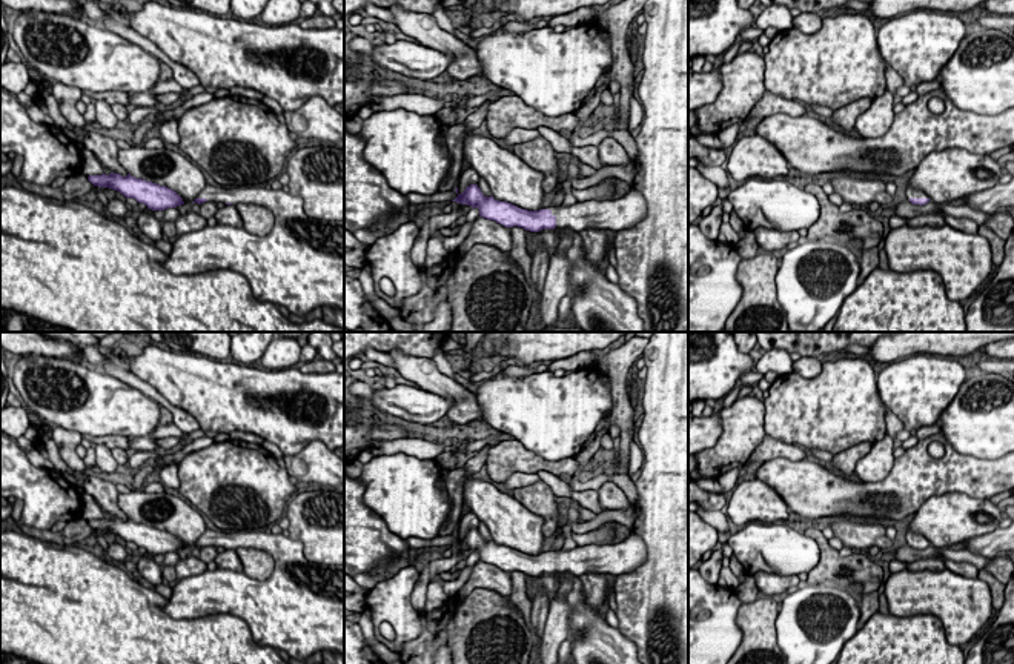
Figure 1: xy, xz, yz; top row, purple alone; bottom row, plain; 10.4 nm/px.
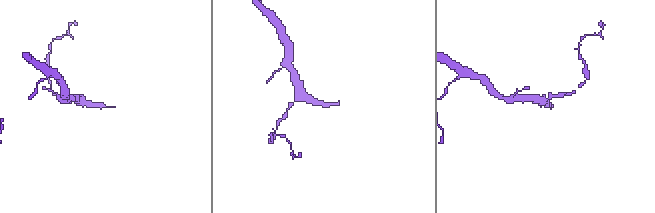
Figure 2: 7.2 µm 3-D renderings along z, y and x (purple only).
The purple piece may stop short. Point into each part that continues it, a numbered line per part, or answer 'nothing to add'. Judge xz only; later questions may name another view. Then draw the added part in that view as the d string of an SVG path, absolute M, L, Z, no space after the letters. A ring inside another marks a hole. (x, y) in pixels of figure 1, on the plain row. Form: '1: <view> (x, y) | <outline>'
1: xz (616, 558) | M631 530L630 536L622 543L605 546L584 546L572 550L548 550L552 559L556 561L556 572L572 572L575 576L584 573L608 573L618 576L633 572L647 558L647 547L642 538Z

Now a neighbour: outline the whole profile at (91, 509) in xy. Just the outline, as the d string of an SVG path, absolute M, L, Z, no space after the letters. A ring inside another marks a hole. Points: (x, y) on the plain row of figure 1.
M81 495L81 513L84 520L101 520L104 516L104 510L100 507L100 504L89 495Z

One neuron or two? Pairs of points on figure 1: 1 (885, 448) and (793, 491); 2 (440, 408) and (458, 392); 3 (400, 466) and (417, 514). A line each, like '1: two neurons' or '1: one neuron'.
1: two neurons
2: two neurons
3: one neuron

